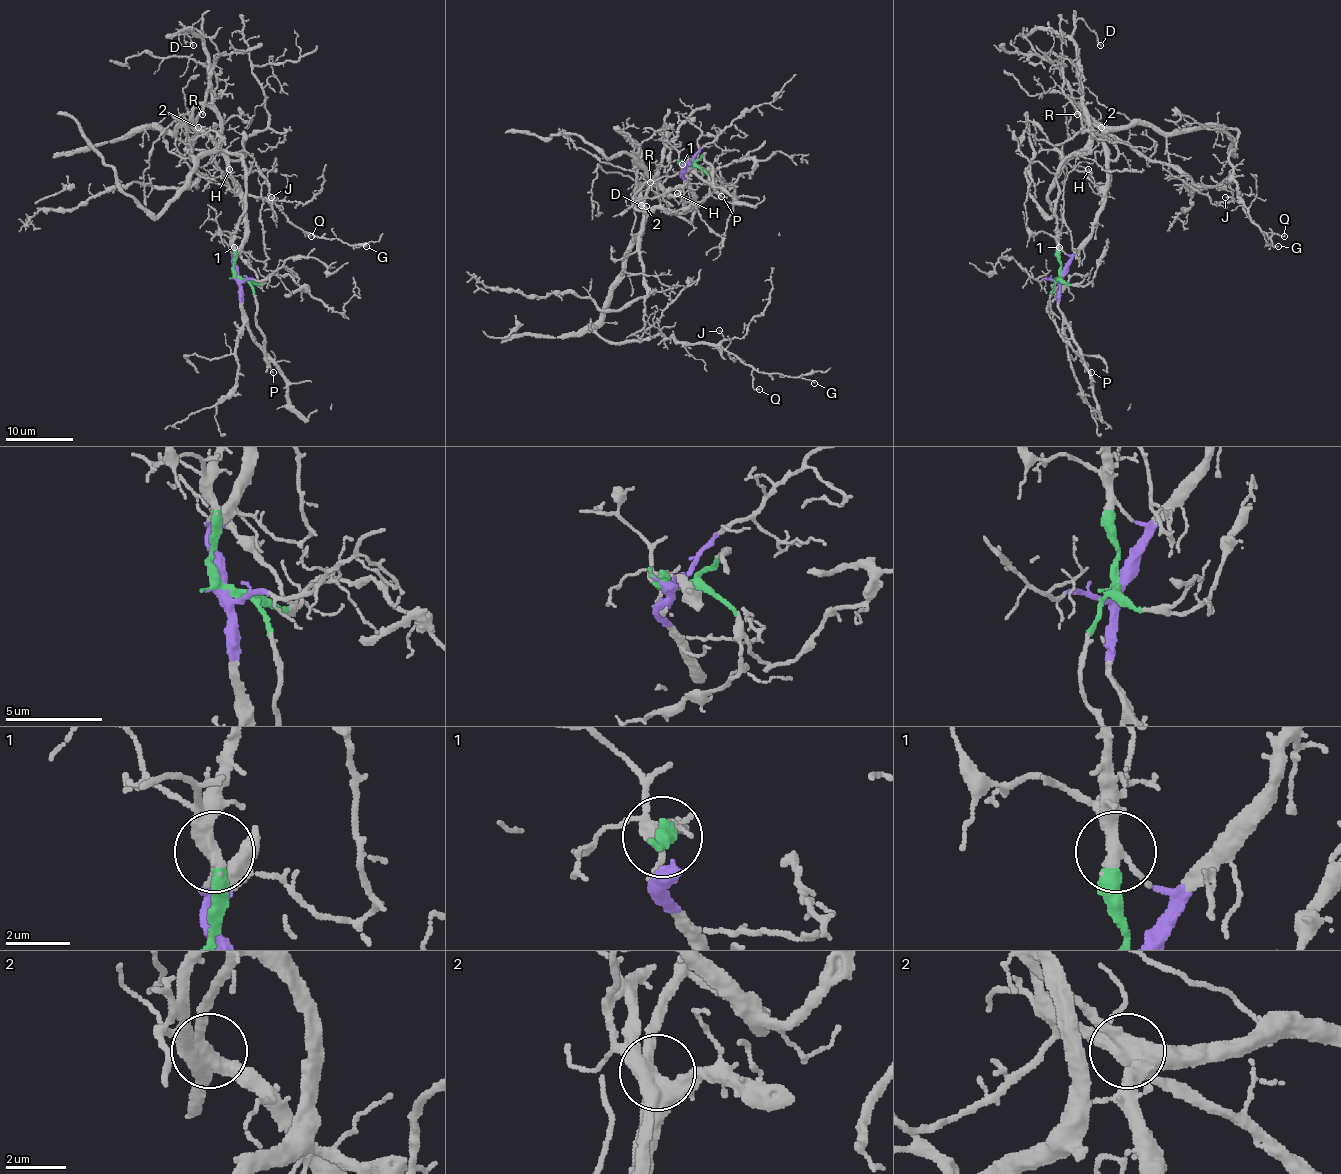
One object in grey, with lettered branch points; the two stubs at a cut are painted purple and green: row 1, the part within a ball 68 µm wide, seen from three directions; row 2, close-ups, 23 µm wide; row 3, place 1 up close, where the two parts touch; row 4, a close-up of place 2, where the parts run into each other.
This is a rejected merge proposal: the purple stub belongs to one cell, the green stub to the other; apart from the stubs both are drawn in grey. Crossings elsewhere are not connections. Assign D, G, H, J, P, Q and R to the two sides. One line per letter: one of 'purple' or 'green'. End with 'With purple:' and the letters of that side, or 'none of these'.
D: green
G: purple
H: purple
J: purple
P: green
Q: purple
R: purple
With purple: G, H, J, Q, R

